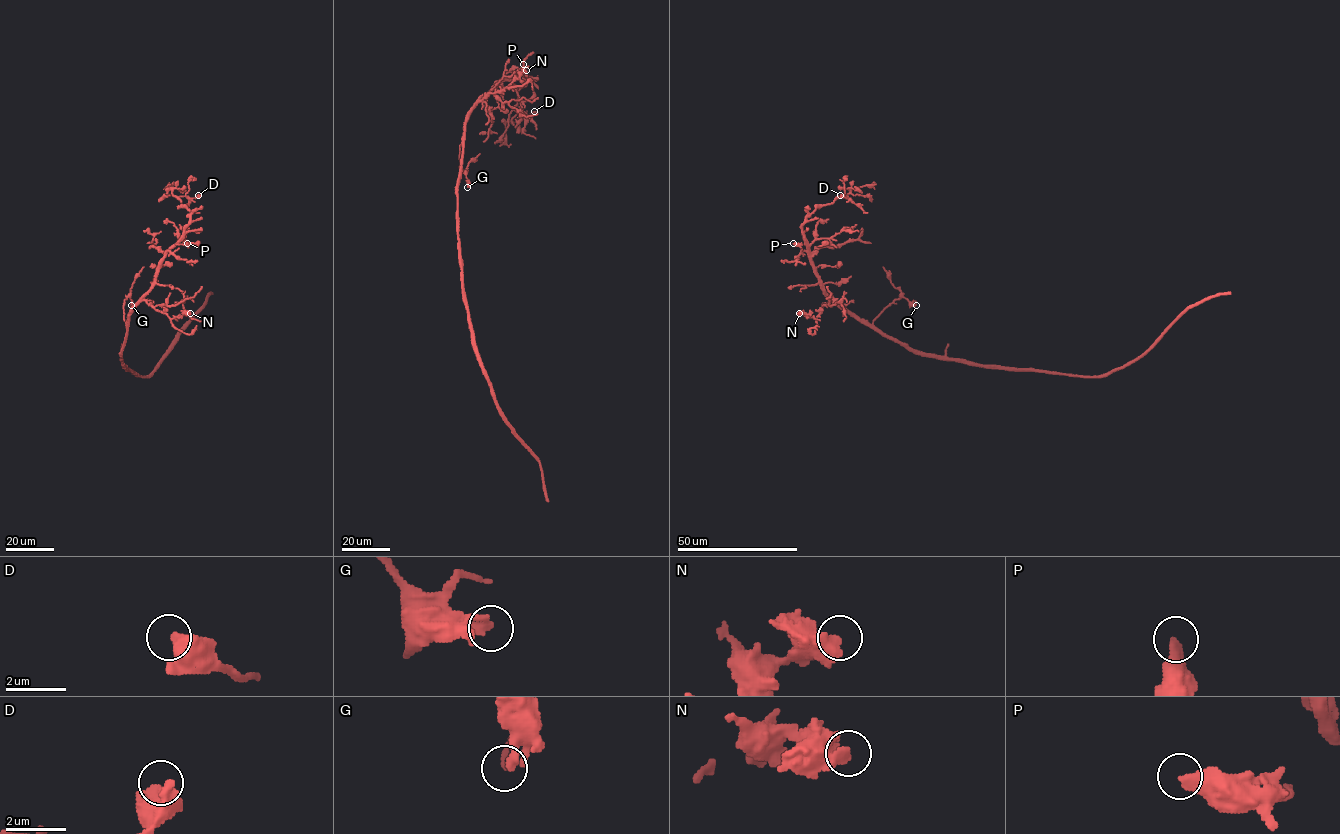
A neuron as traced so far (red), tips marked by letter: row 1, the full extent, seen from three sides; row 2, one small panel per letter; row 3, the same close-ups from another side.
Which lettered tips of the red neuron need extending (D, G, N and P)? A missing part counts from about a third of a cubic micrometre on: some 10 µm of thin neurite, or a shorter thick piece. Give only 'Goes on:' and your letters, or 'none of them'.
Goes on: none of them

